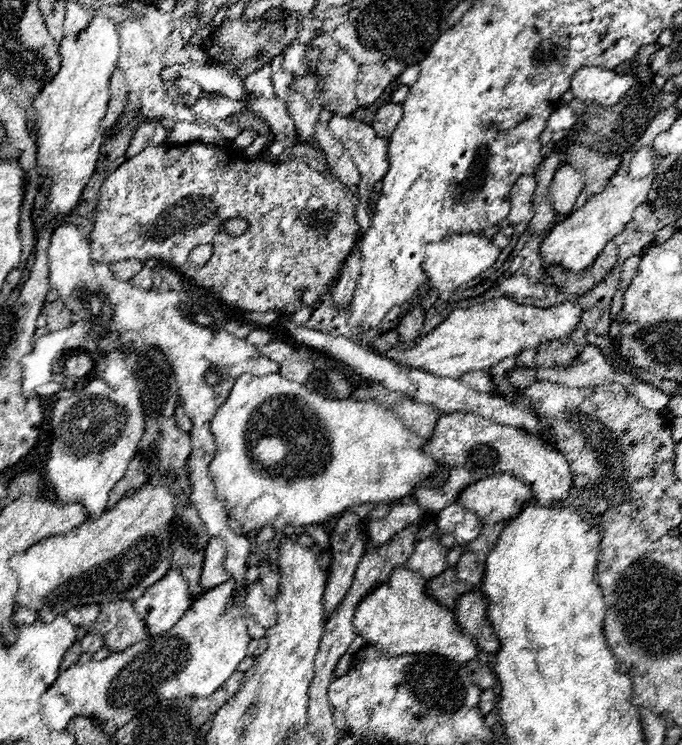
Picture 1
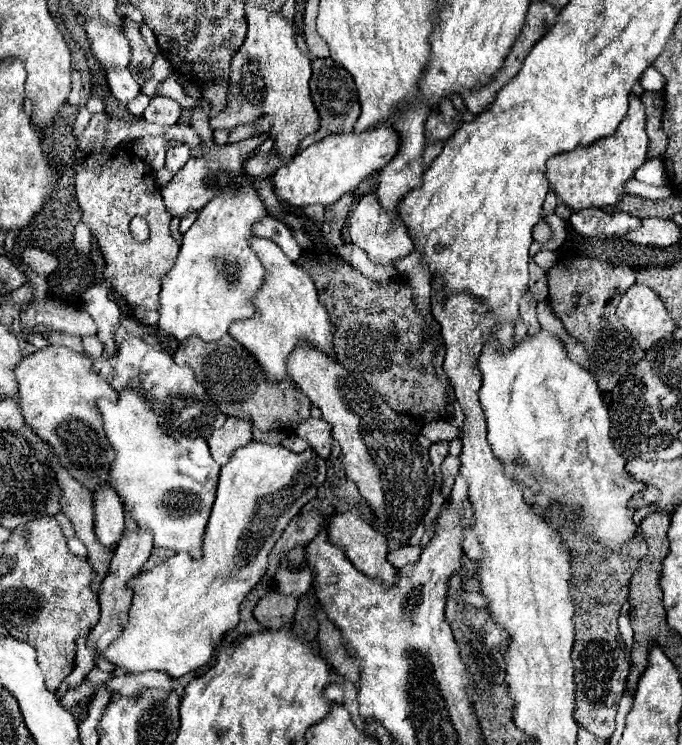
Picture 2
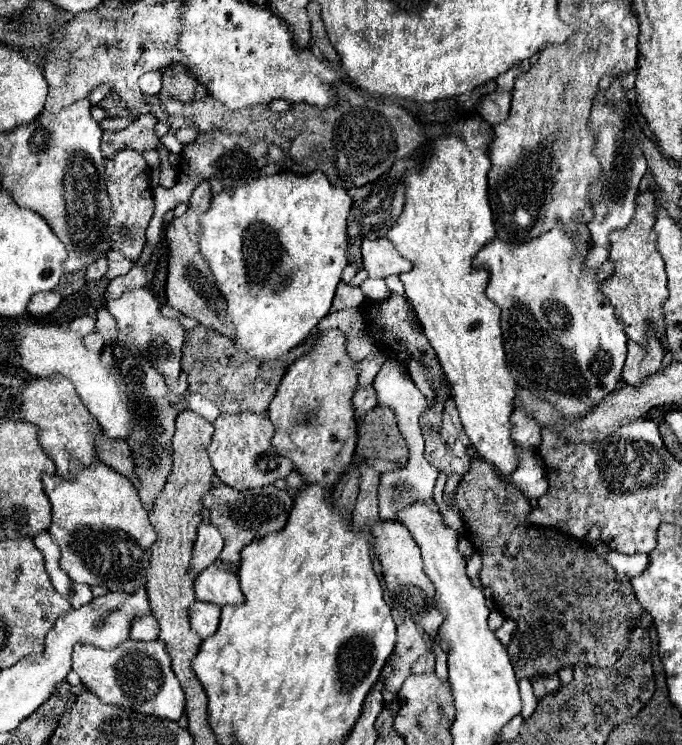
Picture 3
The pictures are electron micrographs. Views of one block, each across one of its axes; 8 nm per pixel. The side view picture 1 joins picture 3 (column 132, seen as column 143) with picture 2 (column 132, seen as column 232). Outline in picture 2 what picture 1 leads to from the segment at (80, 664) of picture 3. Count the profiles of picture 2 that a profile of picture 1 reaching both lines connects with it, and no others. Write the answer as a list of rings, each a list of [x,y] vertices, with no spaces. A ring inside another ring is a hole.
[[[252,440],[250,444],[234,450],[234,456],[230,456],[218,476],[218,494],[202,544],[204,556],[194,560],[190,554],[180,552],[154,570],[130,580],[133,596],[128,618],[122,622],[122,634],[102,652],[102,656],[108,662],[114,662],[116,668],[124,668],[126,674],[162,670],[170,678],[184,676],[186,672],[208,664],[224,632],[238,624],[240,602],[262,578],[268,566],[268,554],[282,536],[286,524],[316,496],[316,490],[324,480],[326,458],[318,456],[312,448],[296,454],[284,446],[270,446]]]

